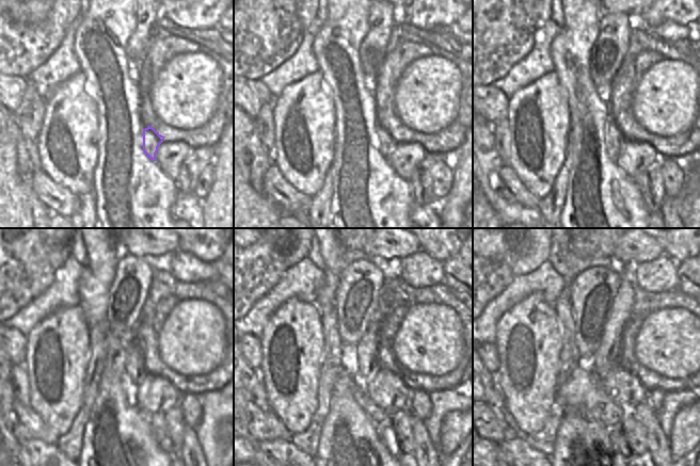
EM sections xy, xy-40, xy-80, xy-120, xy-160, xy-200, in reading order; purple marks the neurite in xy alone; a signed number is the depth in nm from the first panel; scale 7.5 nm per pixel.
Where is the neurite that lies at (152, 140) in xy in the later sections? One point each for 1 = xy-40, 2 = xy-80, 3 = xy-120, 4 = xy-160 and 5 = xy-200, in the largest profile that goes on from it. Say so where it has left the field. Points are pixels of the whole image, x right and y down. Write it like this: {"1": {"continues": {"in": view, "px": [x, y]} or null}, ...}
{"1": {"continues": {"in": "xy-40", "px": [387, 139]}}, "2": {"continues": {"in": "xy-80", "px": [616, 132]}}, "3": {"continues": {"in": "xy-120", "px": [137, 367]}}, "4": {"continues": {"in": "xy-160", "px": [369, 360]}}, "5": {"continues": {"in": "xy-200", "px": [607, 356]}}}

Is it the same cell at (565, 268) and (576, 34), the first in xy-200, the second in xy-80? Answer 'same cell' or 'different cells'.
different cells

